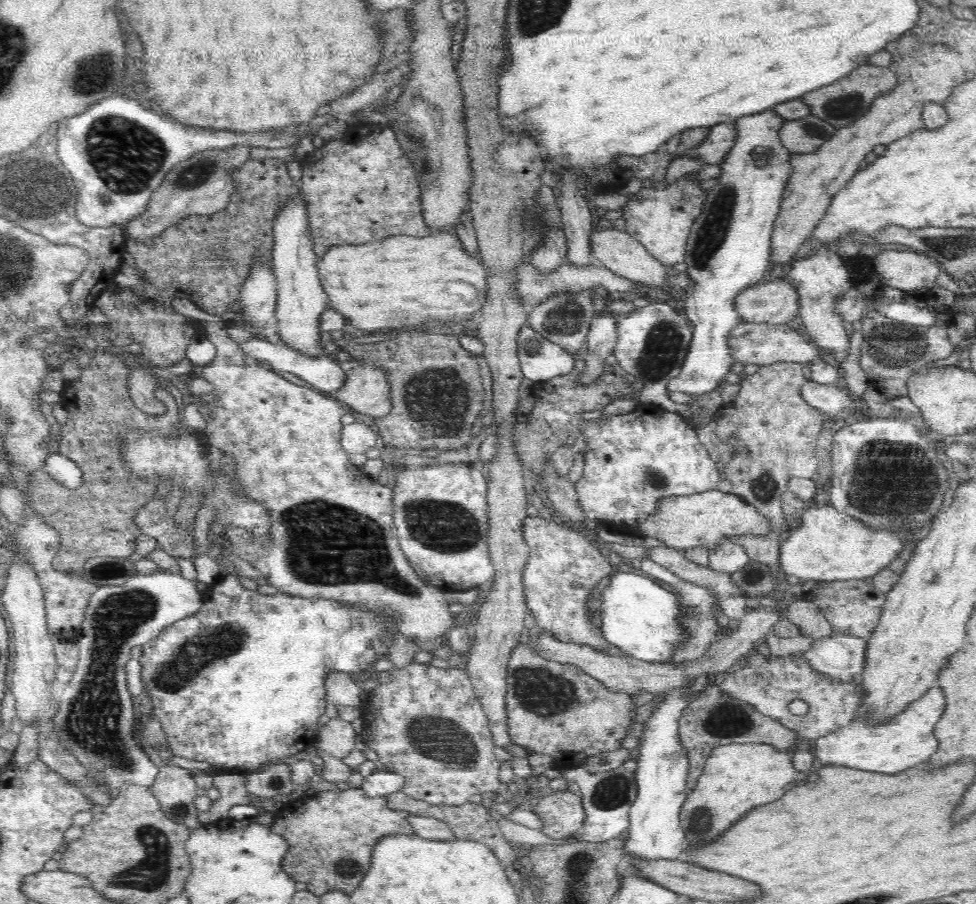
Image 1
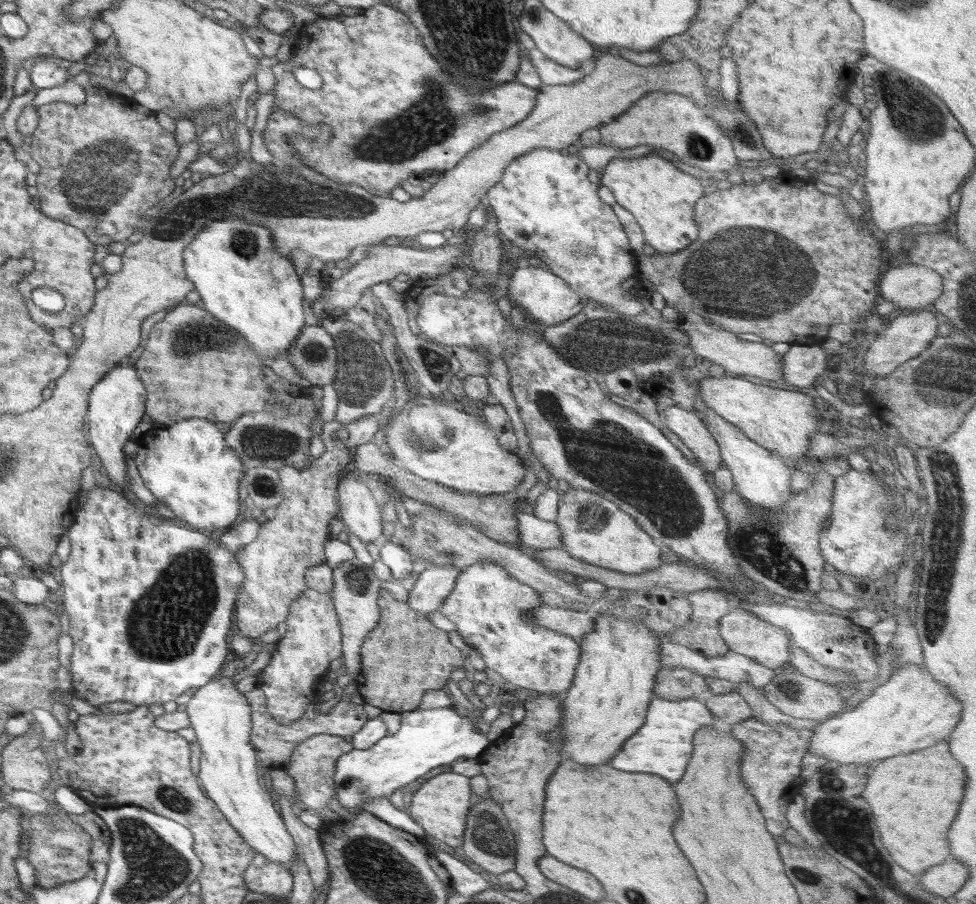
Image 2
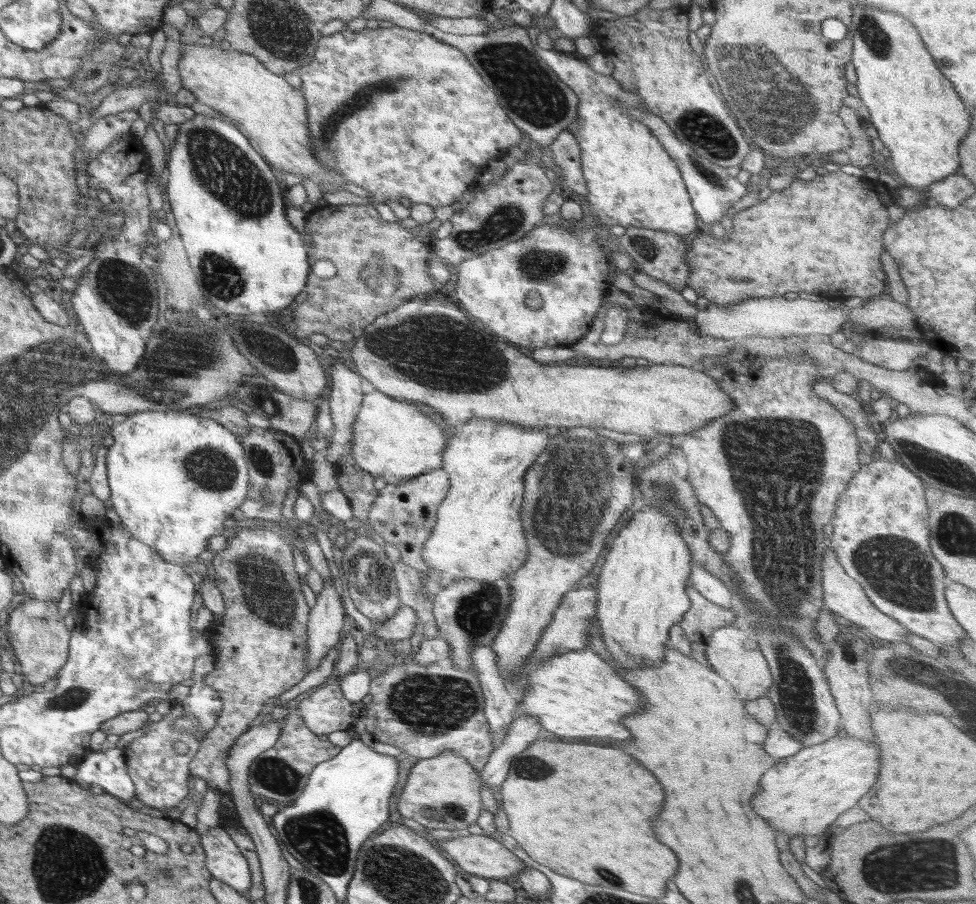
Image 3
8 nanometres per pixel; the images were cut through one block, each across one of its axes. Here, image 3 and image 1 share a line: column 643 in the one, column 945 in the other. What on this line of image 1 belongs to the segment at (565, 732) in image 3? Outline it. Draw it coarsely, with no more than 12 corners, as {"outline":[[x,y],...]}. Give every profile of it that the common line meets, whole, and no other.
{"outline":[[930,688],[890,724],[860,715],[817,738],[822,766],[902,772],[936,752]]}

